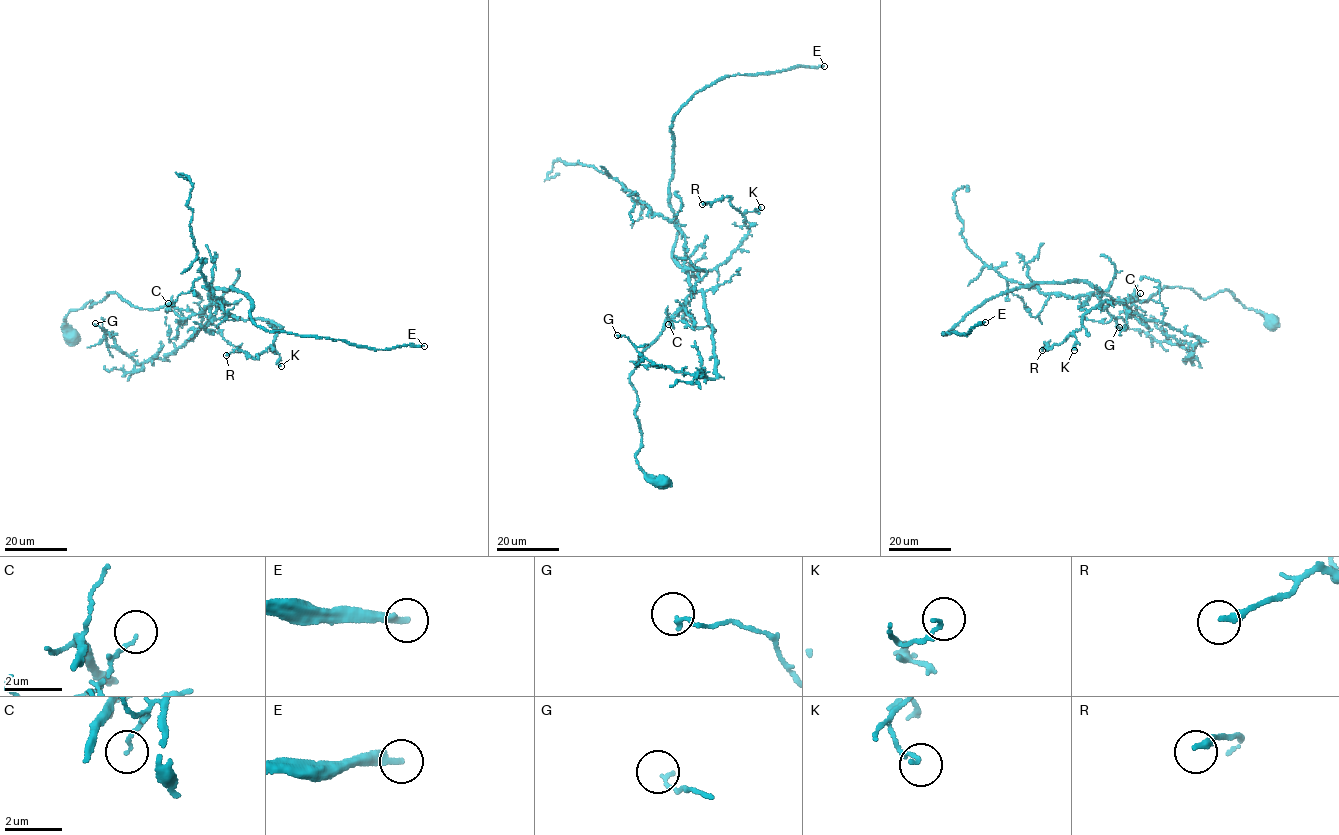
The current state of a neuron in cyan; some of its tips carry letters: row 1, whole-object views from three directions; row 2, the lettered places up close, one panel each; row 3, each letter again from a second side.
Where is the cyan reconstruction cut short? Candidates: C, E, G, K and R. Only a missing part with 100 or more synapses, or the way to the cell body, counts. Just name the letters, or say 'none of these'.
E

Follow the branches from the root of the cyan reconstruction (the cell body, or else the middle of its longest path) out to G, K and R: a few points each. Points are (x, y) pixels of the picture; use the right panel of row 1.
G: (1272, 323), (1229, 290), (1203, 298), (1164, 286), (1125, 308), (1203, 341), (1189, 350), (1119, 327)
K: (1272, 323), (1229, 290), (1164, 286), (1145, 302), (1103, 294), (1113, 302), (1084, 315), (1074, 350)
R: (1272, 323), (1229, 290), (1203, 298), (1164, 286), (1145, 302), (1103, 294), (1102, 305), (1113, 302), (1042, 350)

